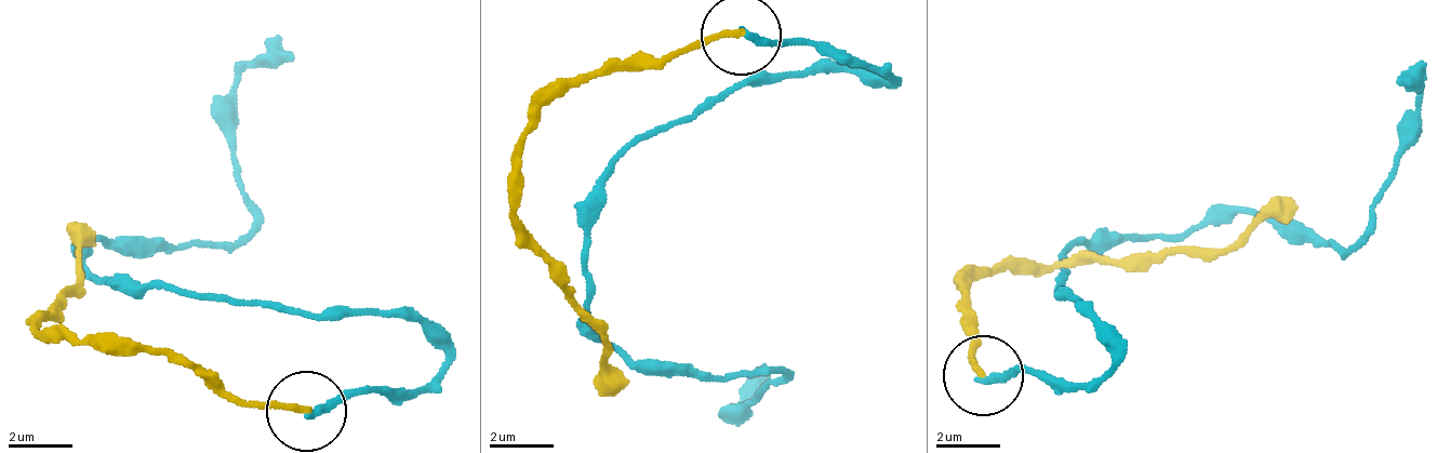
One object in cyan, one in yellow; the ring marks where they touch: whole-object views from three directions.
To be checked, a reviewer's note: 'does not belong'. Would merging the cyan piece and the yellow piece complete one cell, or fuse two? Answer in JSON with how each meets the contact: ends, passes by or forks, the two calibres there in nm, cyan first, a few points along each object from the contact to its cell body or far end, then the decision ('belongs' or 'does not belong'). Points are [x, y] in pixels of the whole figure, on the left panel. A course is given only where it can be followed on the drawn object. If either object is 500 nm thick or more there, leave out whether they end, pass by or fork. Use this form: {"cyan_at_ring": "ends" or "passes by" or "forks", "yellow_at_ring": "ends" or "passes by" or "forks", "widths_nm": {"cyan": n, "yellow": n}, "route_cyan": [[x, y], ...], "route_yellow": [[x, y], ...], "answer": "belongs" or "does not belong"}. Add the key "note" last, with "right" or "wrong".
{"cyan_at_ring": "ends", "yellow_at_ring": "ends", "widths_nm": {"cyan": 240, "yellow": 190}, "route_cyan": [[310, 409], [450, 358], [398, 314], [82, 264], [237, 242], [236, 81], [296, 60]], "route_yellow": [[304, 409], [241, 403], [136, 348], [69, 344], [32, 331], [71, 295], [82, 226]], "answer": "does not belong", "note": "right"}

